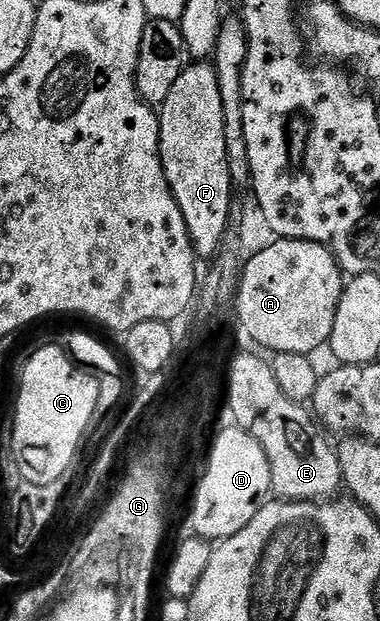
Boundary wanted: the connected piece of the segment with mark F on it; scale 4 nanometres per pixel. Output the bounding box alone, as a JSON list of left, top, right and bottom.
[158,61,234,261]

